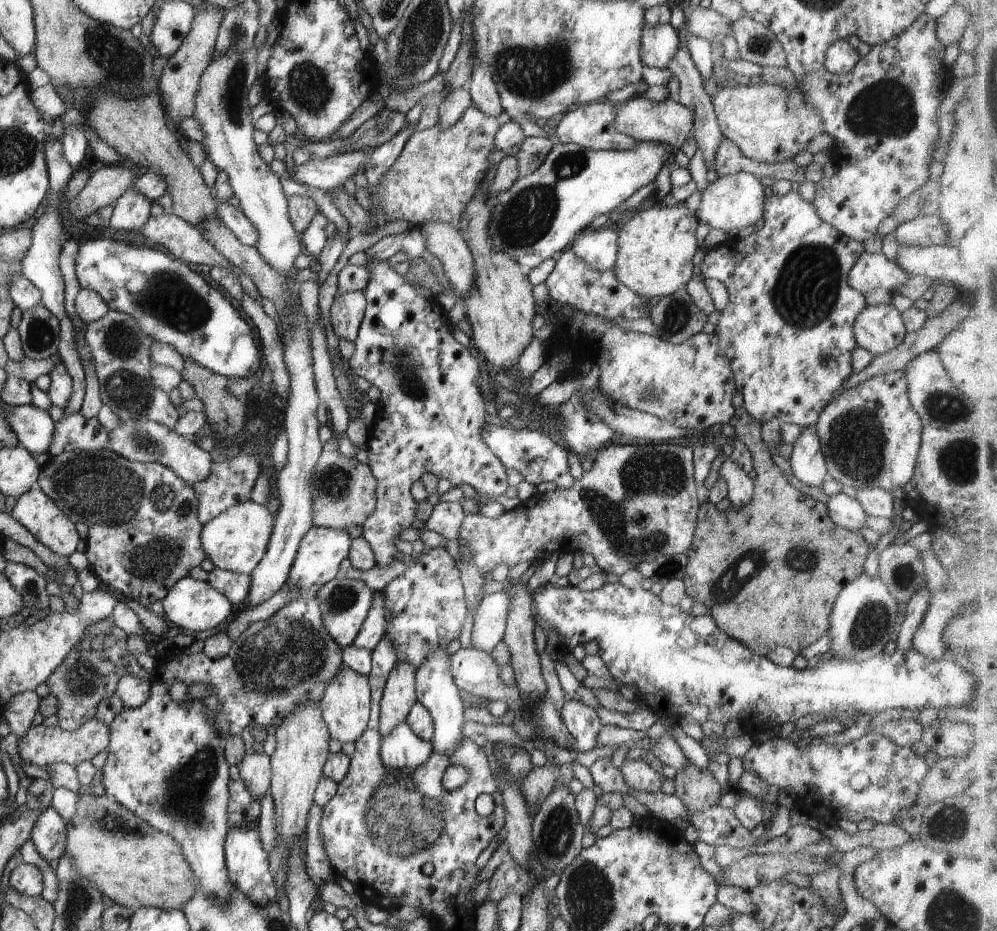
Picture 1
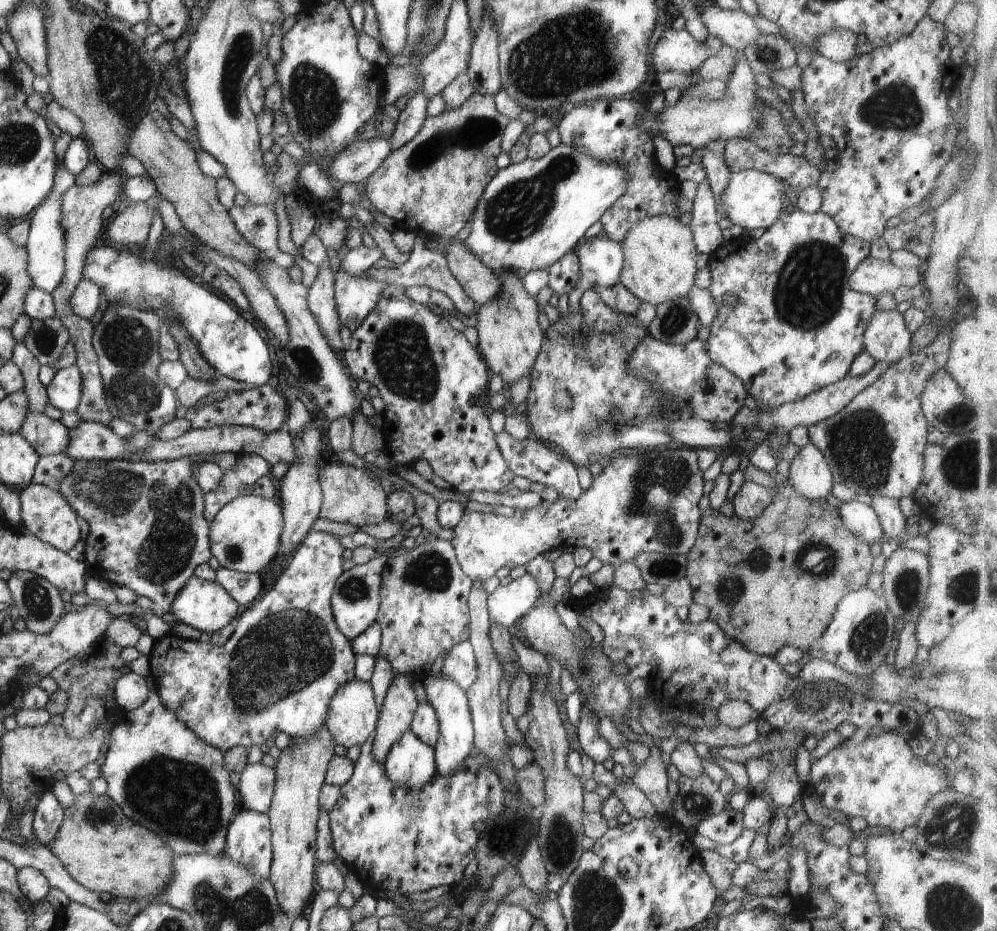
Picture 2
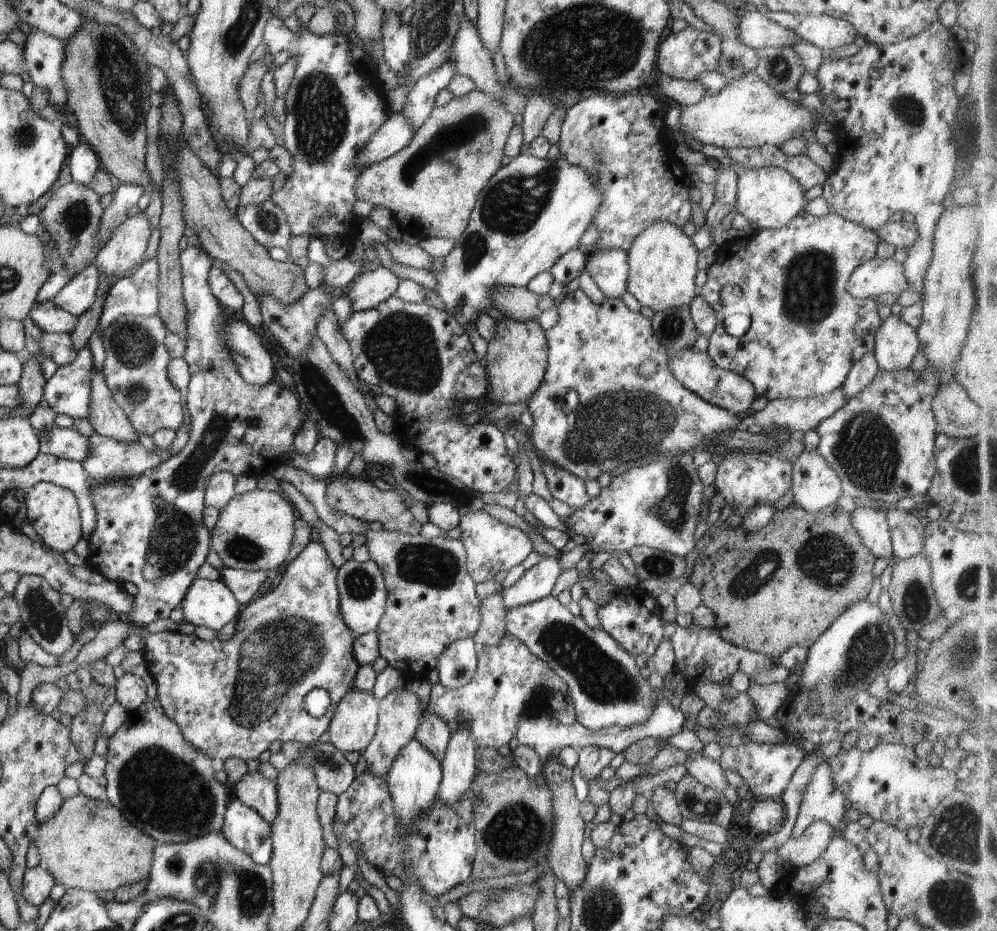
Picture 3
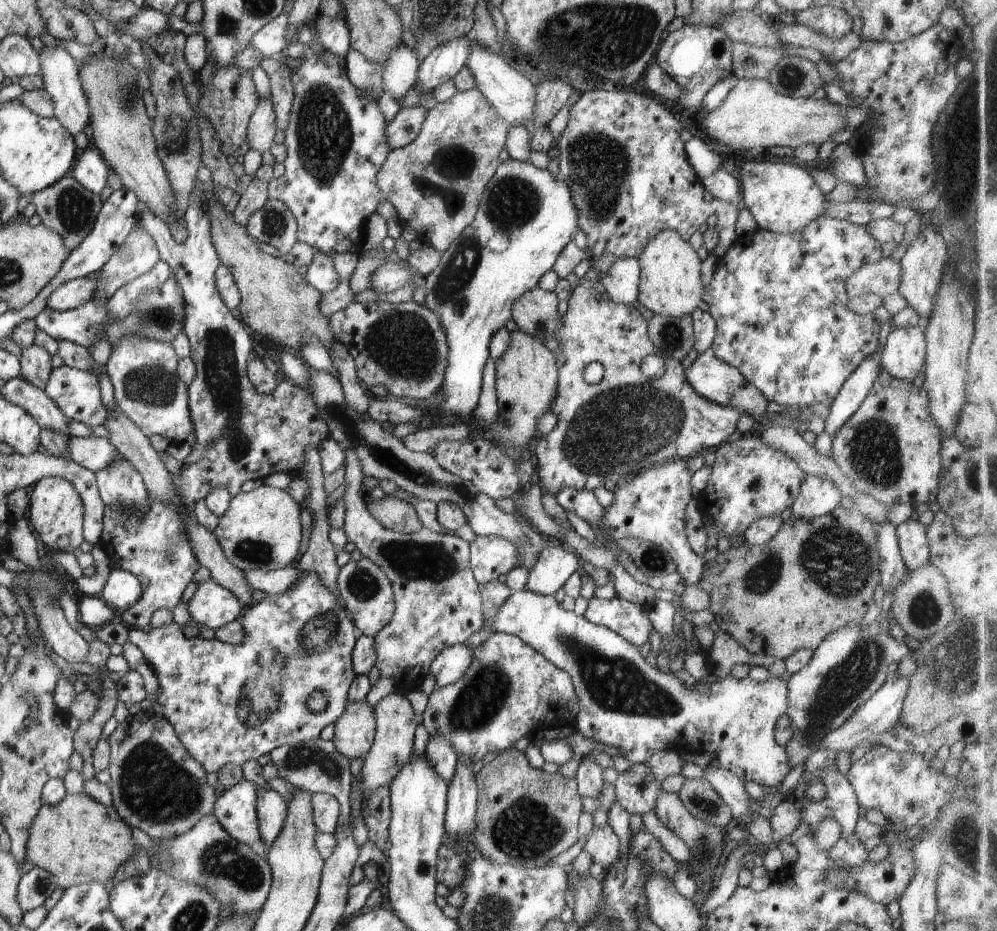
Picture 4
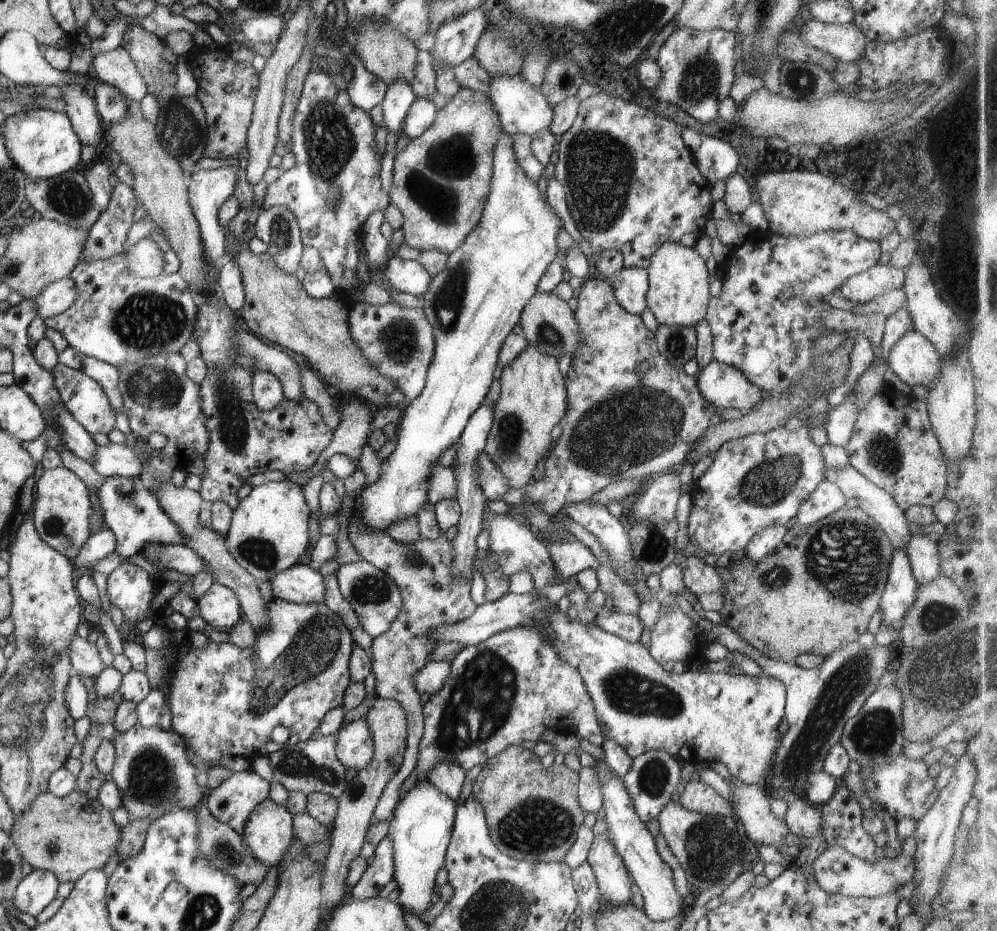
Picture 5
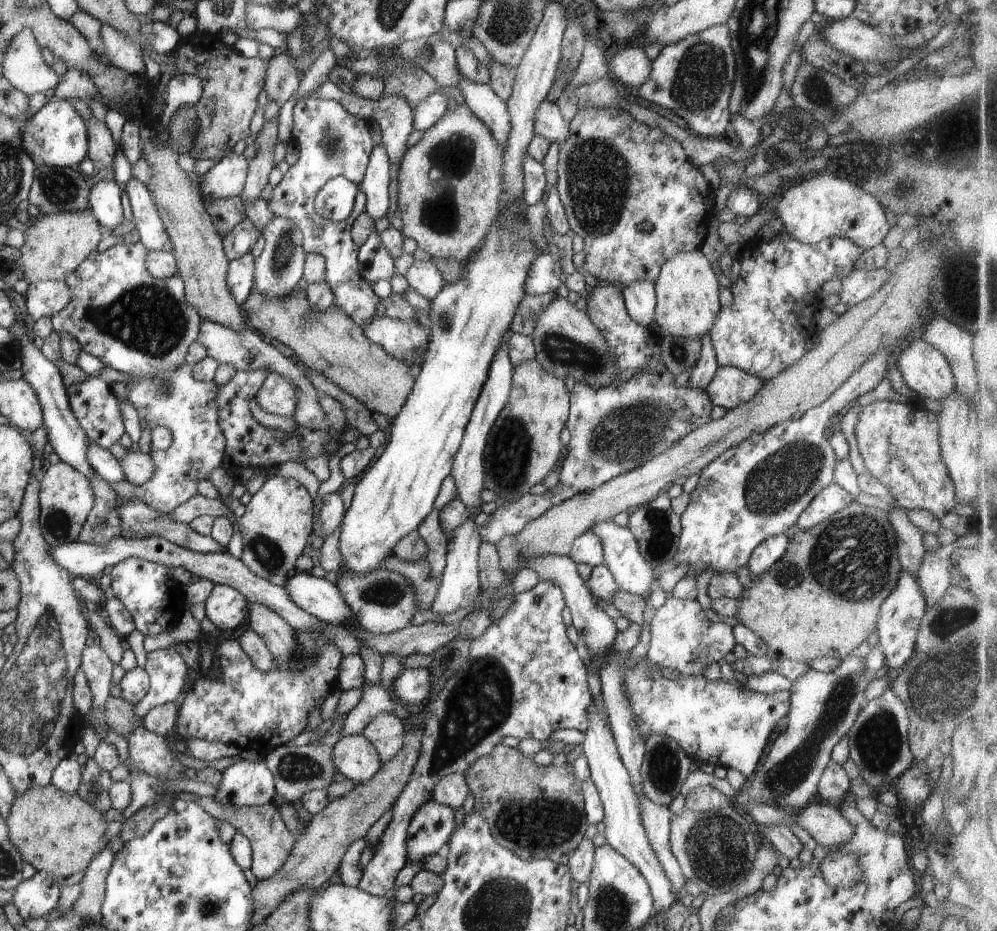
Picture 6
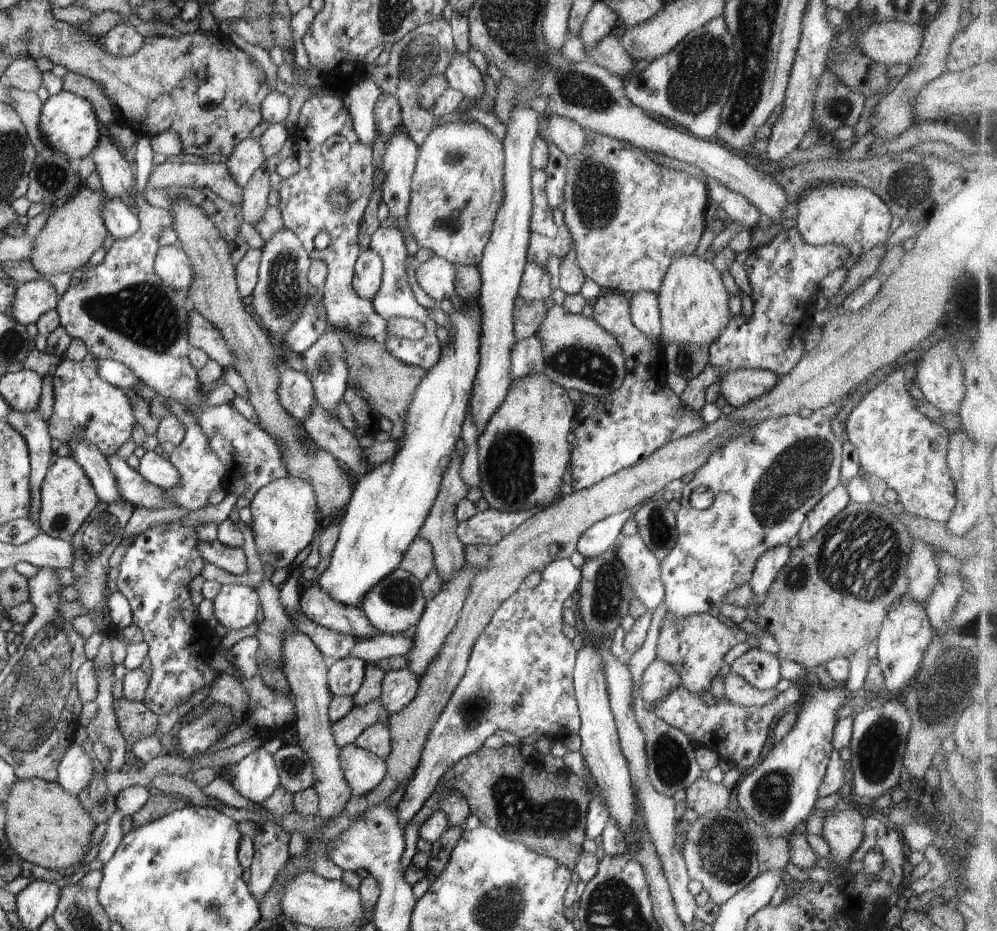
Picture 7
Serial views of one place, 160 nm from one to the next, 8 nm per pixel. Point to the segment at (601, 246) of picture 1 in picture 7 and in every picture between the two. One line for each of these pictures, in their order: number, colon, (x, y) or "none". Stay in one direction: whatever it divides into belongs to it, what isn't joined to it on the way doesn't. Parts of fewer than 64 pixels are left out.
2: (601, 259)
3: (609, 268)
4: (622, 281)
5: (630, 285)
6: (640, 299)
7: (644, 307)

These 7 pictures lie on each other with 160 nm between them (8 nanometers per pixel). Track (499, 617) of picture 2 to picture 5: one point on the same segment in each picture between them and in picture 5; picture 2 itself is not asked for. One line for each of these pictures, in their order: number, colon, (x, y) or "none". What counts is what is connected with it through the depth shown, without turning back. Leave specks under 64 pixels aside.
3: (537, 582)
4: (554, 565)
5: (569, 558)

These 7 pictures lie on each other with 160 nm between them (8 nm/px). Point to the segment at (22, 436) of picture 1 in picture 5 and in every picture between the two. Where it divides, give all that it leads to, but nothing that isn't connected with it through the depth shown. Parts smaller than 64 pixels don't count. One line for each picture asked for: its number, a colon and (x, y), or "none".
2: (49, 437)
3: (67, 443)
4: (92, 452)
5: (113, 459)

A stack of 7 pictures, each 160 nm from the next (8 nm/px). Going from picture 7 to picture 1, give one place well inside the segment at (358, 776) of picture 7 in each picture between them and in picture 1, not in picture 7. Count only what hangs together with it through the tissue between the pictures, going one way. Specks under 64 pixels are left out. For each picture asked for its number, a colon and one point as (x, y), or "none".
1: (346, 703)
2: (352, 717)
3: (353, 726)
4: (354, 733)
5: (354, 746)
6: (354, 756)

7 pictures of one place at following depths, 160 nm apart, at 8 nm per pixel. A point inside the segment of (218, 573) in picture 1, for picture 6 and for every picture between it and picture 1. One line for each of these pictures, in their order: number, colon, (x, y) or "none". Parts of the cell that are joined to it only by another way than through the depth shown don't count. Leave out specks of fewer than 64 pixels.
2: (244, 588)
3: (243, 584)
4: (275, 582)
5: (300, 583)
6: (319, 597)

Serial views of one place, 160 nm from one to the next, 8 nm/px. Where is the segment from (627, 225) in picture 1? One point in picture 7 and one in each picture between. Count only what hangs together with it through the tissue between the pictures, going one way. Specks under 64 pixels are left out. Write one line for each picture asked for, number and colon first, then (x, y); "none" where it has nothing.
2: (659, 264)
3: (662, 260)
4: (670, 284)
5: (679, 294)
6: (687, 291)
7: (694, 306)

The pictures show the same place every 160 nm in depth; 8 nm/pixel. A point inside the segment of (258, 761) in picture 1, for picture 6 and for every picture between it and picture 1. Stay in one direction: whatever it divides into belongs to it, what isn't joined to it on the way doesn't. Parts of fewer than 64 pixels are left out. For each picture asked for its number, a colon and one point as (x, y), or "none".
2: (257, 781)
3: (255, 790)
4: (271, 807)
5: (268, 831)
6: (271, 842)

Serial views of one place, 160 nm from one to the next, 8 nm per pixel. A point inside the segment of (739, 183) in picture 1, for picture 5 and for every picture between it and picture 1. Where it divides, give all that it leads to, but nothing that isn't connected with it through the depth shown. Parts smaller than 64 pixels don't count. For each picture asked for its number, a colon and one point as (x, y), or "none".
2: (752, 199)
3: (769, 198)
4: (783, 198)
5: (802, 202)

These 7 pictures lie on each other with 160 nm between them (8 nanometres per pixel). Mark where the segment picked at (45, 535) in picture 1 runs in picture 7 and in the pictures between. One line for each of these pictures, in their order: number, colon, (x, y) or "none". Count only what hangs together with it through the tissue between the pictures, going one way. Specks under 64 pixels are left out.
2: (46, 514)
3: (52, 511)
4: (55, 510)
5: (62, 508)
6: (65, 497)
7: (68, 496)

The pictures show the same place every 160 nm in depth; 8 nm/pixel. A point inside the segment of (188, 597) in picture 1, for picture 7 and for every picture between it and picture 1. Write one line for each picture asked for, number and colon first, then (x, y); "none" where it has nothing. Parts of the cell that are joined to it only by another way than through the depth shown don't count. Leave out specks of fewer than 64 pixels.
2: (205, 605)
3: (208, 603)
4: (212, 605)
5: (219, 607)
6: (226, 607)
7: (236, 606)

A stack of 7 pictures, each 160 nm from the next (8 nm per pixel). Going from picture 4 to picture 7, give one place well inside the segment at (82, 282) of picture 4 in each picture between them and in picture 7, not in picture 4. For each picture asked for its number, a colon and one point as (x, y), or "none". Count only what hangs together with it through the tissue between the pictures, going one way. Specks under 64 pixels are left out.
5: (56, 298)
6: (47, 298)
7: (34, 299)

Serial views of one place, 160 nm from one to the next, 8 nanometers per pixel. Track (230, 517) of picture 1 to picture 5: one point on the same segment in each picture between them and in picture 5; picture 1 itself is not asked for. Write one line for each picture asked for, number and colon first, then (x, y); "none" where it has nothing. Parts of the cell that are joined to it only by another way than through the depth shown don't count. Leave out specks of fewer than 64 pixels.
2: (245, 534)
3: (254, 531)
4: (261, 529)
5: (268, 533)

